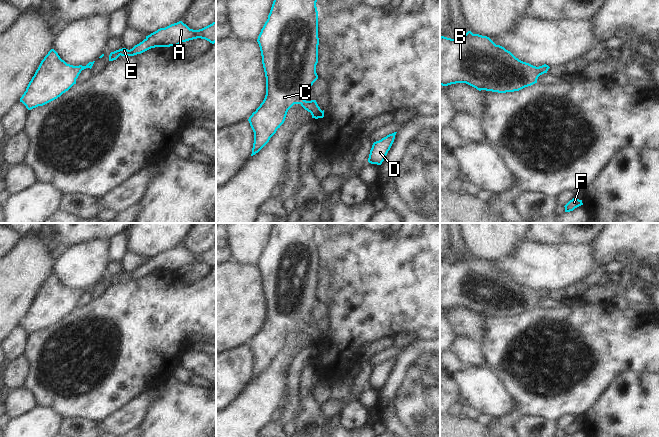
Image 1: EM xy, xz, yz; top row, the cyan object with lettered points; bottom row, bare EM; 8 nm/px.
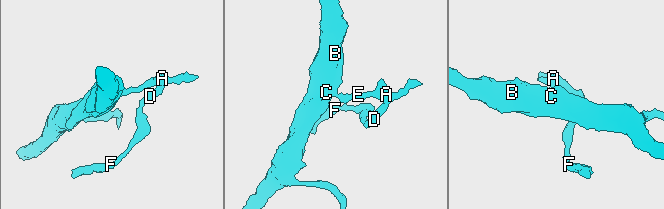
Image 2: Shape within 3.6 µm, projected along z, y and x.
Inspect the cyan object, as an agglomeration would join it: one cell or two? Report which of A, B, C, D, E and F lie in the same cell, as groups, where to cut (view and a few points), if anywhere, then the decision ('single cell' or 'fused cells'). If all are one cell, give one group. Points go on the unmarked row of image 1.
A B C D E F; no cut; single cell

